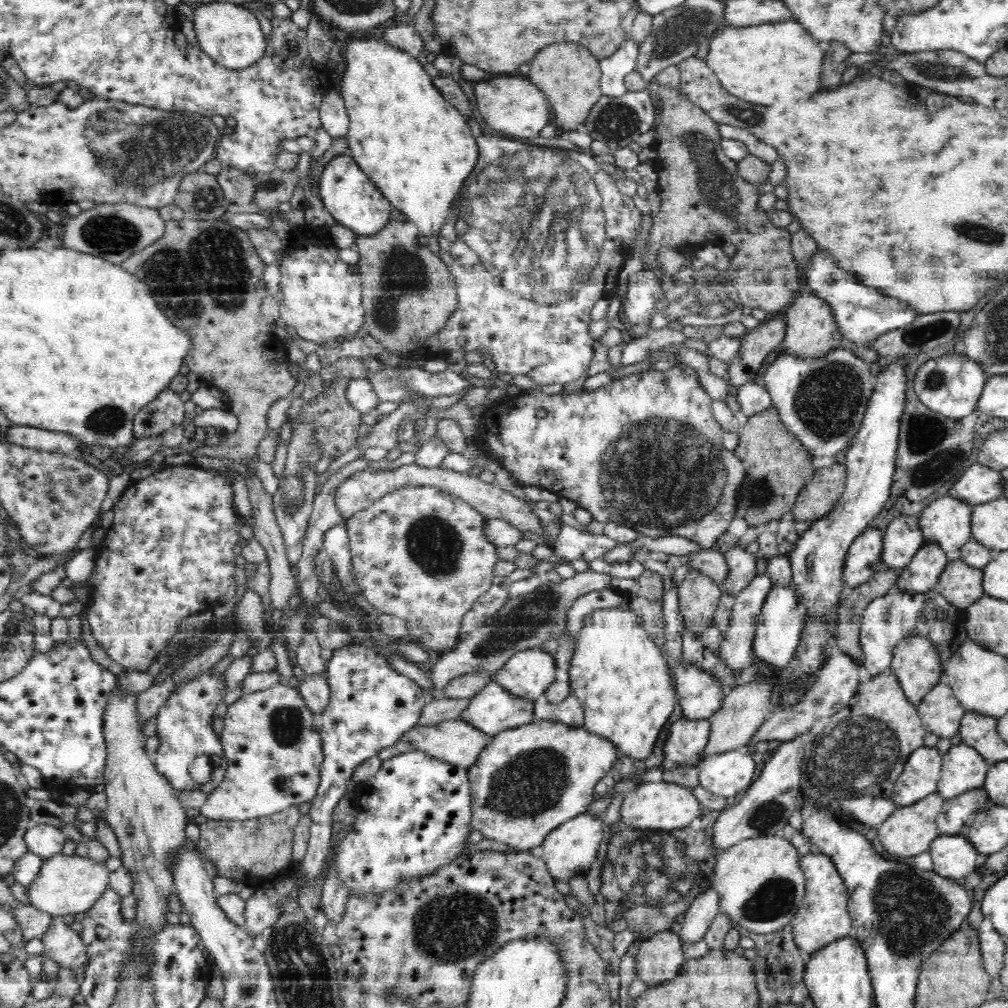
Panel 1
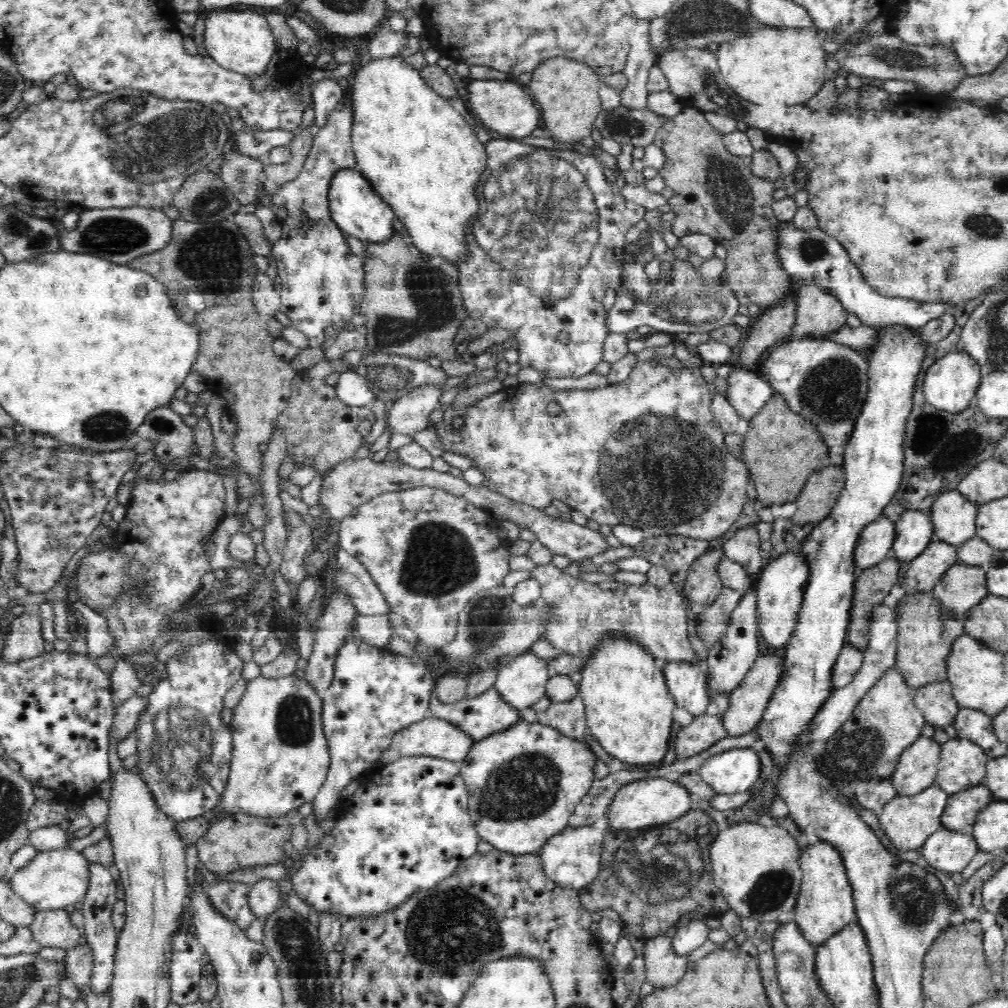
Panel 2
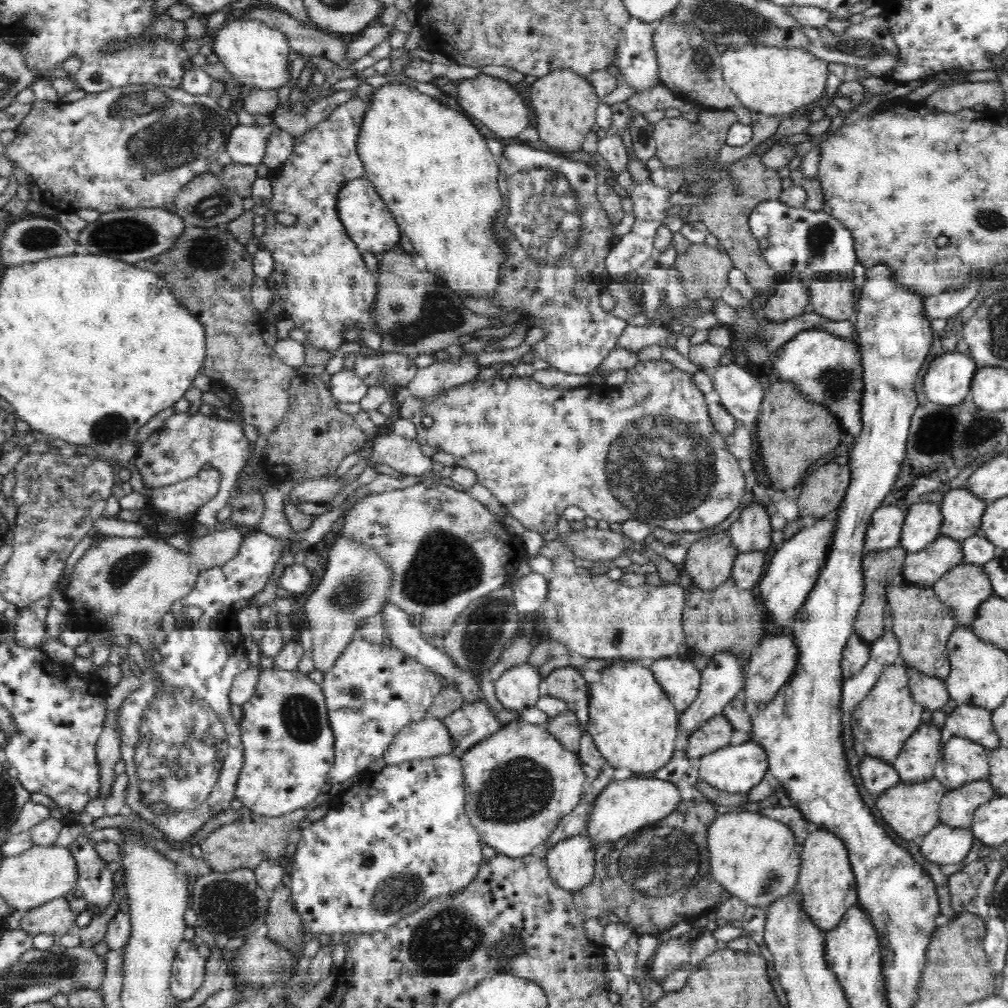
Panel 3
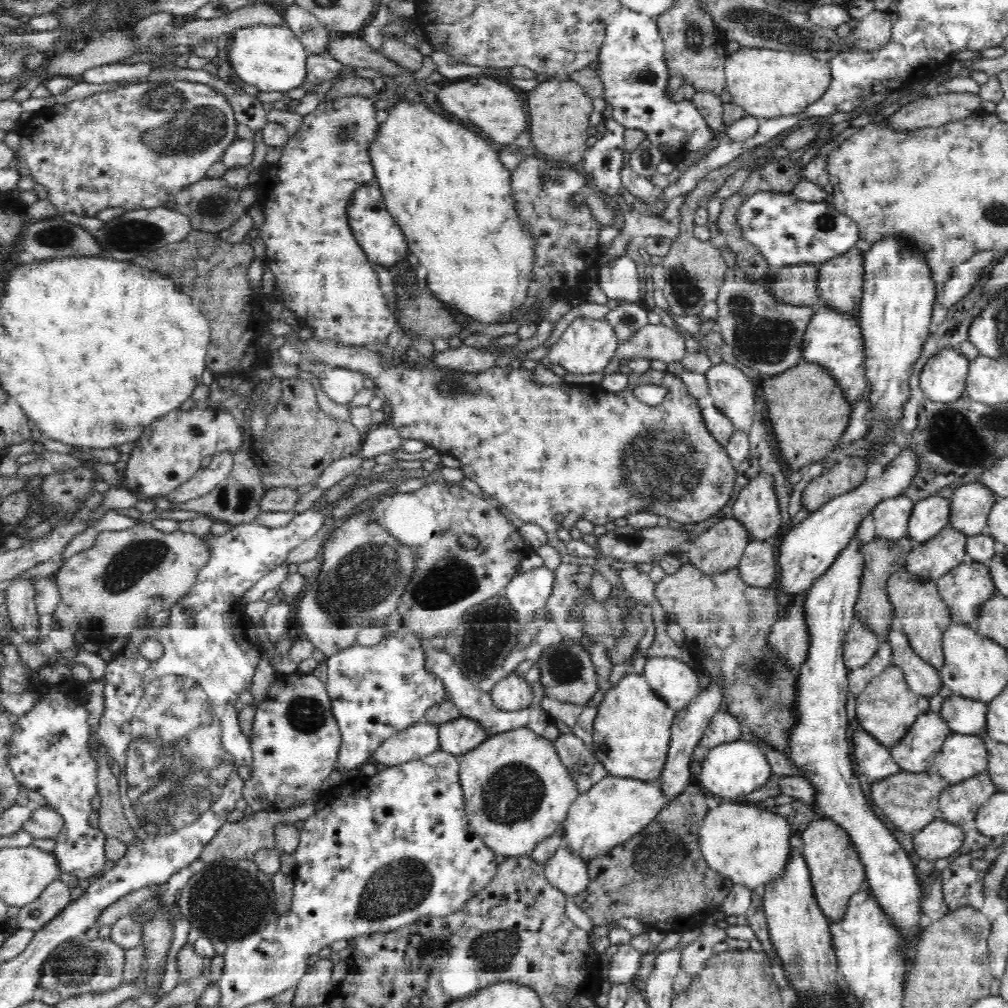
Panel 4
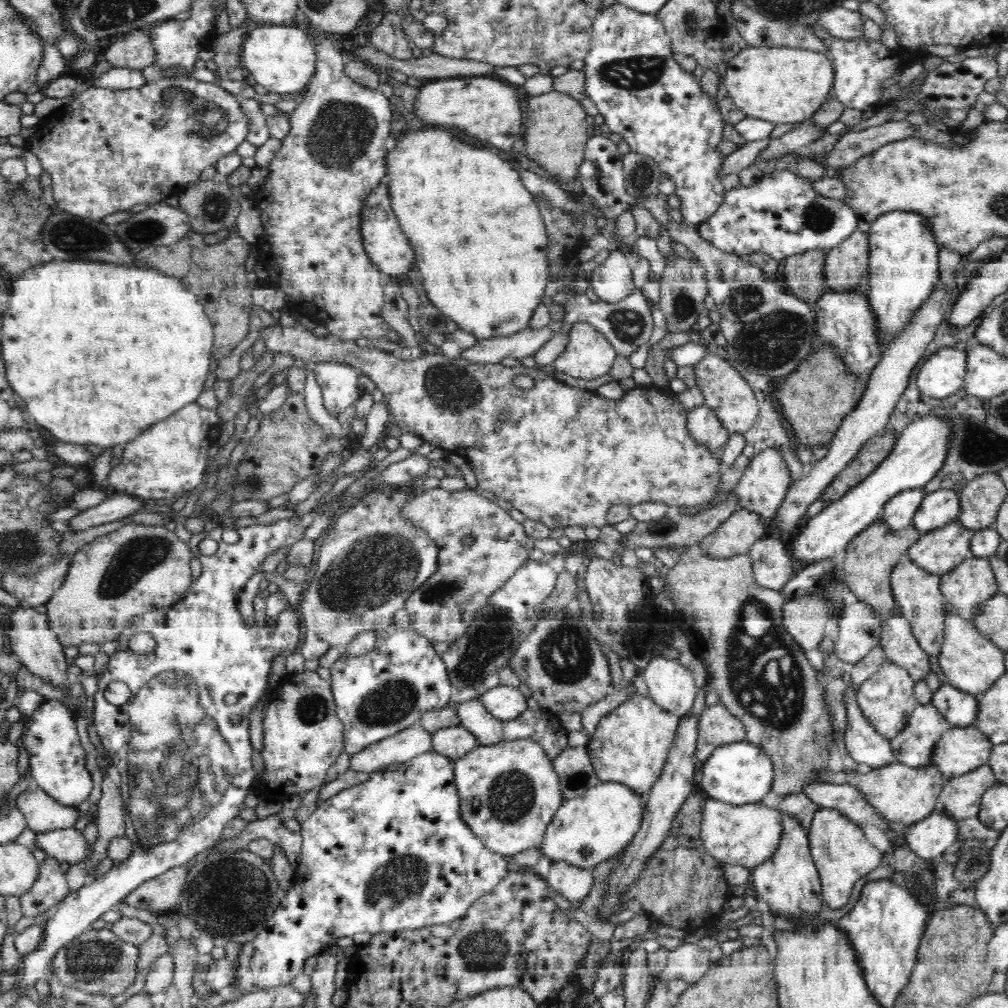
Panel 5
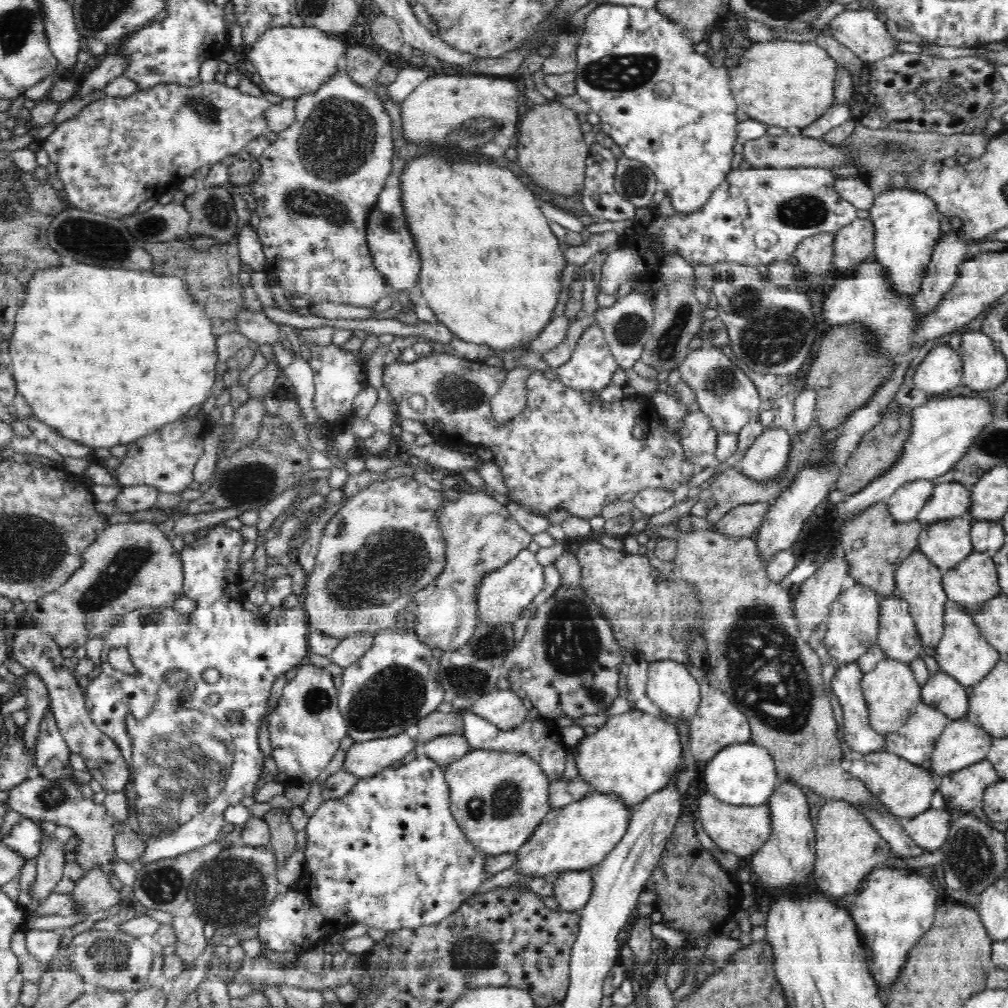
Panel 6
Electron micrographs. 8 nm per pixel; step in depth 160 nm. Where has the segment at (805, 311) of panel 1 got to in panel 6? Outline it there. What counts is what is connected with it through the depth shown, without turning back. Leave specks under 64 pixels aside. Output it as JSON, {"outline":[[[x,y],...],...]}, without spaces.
{"outline":[[[870,218],[854,220],[835,234],[833,266],[845,274],[866,261],[874,252],[875,229]]]}

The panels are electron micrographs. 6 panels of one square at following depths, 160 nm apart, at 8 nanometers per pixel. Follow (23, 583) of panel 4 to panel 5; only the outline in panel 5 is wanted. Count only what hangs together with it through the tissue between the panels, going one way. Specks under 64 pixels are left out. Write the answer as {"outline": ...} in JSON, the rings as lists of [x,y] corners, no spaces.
{"outline":[[[21,602],[15,610],[13,610],[10,618],[10,629],[8,631],[10,646],[13,651],[13,657],[26,666],[26,669],[35,676],[38,676],[46,682],[50,682],[50,686],[68,686],[64,682],[68,682],[66,678],[66,656],[64,654],[64,645],[59,641],[56,633],[50,628],[46,614],[38,613],[34,607],[30,607]]]}

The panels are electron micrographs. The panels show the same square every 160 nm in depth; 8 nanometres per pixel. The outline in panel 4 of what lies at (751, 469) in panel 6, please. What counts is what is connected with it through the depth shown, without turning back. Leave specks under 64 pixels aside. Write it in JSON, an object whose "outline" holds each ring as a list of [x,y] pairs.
{"outline":[[[760,474],[740,490],[733,505],[733,517],[749,532],[752,541],[768,540],[782,524],[773,478]]]}

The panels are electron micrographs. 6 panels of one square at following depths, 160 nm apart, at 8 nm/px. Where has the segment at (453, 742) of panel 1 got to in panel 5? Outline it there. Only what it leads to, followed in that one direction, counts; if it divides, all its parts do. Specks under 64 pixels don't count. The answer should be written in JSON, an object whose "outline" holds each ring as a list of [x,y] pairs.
{"outline":[[[416,723],[395,736],[370,744],[362,752],[352,755],[349,769],[373,773],[432,750],[432,734],[422,728],[420,723]]]}

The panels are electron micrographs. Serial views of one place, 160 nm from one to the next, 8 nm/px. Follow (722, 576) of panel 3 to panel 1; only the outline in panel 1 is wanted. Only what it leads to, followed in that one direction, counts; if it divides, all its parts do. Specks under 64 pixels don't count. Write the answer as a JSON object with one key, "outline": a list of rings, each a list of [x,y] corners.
{"outline":[[[692,569],[679,588],[679,609],[685,630],[700,634],[712,625],[722,595],[720,584],[716,585],[712,578]]]}

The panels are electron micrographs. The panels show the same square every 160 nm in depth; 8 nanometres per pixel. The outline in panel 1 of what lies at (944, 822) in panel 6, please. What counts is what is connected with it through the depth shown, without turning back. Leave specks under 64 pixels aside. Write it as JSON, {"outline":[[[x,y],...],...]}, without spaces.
{"outline":[[[938,835],[930,844],[929,853],[936,874],[961,881],[974,872],[982,860],[966,836]]]}

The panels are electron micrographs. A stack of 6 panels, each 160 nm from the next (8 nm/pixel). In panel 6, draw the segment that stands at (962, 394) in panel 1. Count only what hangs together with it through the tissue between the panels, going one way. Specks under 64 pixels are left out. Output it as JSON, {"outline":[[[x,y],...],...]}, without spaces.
{"outline":[[[949,344],[934,347],[917,366],[913,382],[933,396],[957,390],[963,374],[963,358]]]}

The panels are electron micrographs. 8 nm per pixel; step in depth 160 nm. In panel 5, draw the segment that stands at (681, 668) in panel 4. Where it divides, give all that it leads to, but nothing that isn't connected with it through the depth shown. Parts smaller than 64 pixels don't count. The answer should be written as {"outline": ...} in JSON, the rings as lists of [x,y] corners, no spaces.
{"outline":[[[651,658],[642,675],[656,705],[679,717],[690,713],[699,689],[690,670],[678,660]]]}

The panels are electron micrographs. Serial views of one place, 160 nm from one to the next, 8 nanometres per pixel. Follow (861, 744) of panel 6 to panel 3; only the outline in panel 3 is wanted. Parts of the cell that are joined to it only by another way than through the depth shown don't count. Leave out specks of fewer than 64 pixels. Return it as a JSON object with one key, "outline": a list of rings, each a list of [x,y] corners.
{"outline":[[[869,756],[861,757],[859,772],[864,788],[870,796],[880,797],[882,793],[886,793],[886,790],[901,782],[892,763]]]}

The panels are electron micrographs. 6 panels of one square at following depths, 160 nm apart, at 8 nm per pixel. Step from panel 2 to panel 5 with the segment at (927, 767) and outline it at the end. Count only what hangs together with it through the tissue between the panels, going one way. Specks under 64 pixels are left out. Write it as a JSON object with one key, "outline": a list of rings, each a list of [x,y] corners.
{"outline":[[[918,703],[906,728],[889,740],[895,760],[912,768],[930,765],[936,744],[950,728],[934,705]]]}

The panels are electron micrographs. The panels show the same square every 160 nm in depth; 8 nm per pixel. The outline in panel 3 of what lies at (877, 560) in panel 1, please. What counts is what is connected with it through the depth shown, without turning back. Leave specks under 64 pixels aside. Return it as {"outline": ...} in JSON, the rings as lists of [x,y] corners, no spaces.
{"outline":[[[883,504],[875,510],[866,531],[863,552],[866,554],[872,550],[896,547],[901,539],[906,515],[905,508],[894,504]]]}

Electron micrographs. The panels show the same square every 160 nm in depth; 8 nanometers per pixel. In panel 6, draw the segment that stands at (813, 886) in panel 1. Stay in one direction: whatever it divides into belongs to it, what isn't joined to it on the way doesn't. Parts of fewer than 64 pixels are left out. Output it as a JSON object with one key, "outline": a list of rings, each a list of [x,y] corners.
{"outline":[[[828,799],[814,825],[816,862],[812,874],[813,884],[830,896],[840,898],[853,893],[866,874],[893,858],[887,841],[876,832],[860,808],[847,801]]]}

